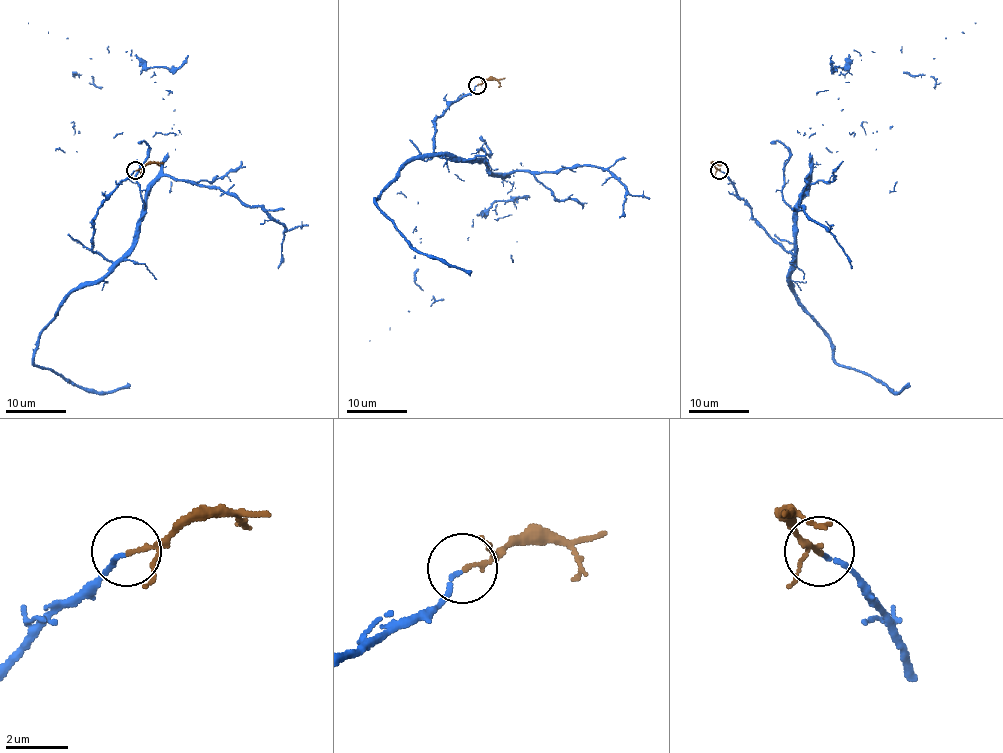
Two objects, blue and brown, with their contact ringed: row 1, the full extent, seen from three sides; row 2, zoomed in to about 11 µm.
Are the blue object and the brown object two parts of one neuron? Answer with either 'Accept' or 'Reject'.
Accept

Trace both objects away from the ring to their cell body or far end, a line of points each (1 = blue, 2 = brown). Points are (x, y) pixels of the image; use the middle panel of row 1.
1: (476, 85), (436, 119), (434, 151), (513, 175), (516, 196), (473, 219), (431, 300), (370, 340)
2: (476, 85), (488, 79), (505, 77)

